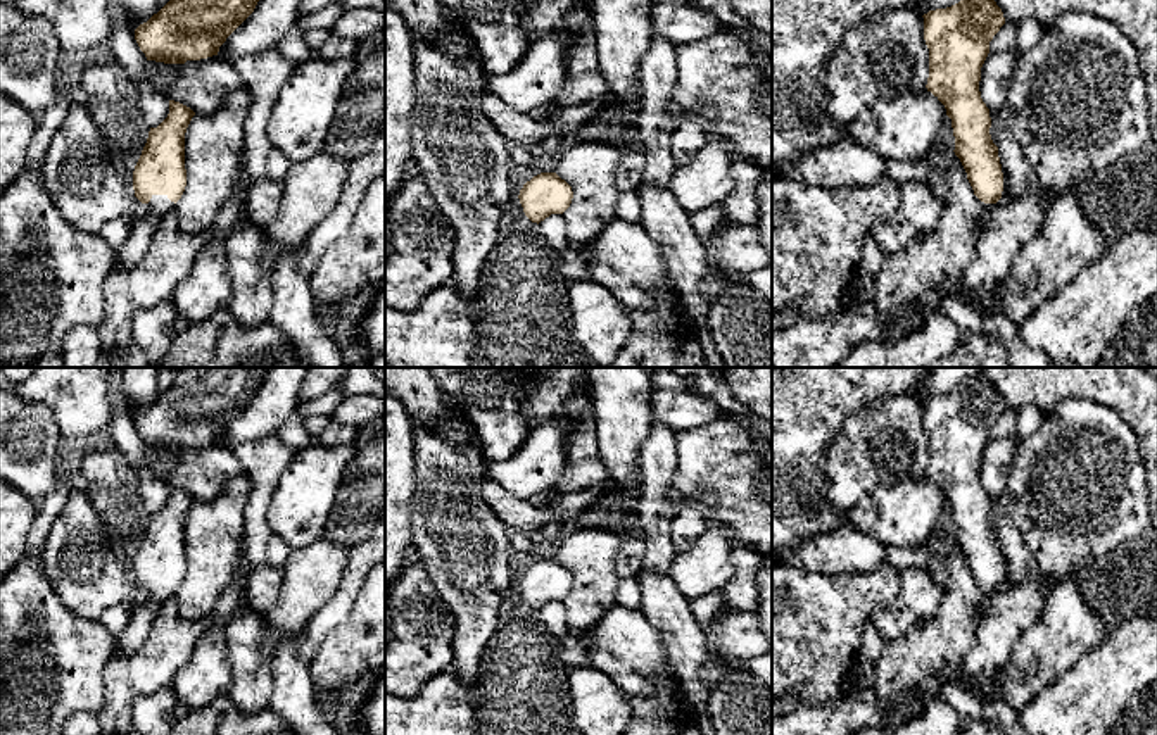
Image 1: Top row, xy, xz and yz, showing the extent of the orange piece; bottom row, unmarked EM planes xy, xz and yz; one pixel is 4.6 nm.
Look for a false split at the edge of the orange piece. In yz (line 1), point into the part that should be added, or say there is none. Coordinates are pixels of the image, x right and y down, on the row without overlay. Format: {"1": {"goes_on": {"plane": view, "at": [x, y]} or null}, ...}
{"1": {"goes_on": null}}

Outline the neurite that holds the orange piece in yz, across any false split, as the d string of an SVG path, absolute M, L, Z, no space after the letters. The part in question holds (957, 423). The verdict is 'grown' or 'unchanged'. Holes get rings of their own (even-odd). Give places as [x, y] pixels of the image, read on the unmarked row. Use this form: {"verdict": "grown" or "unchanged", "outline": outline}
{"verdict": "unchanged", "outline": "M984 373L958 390L929 397L924 404L924 426L929 435L931 478L946 495L960 545L974 581L996 590L1003 578L998 533L993 530L989 495L981 485L981 454L989 428L1005 404Z"}

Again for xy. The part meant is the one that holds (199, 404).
{"verdict": "unchanged", "outline": "M181 368L173 385L135 416L147 447L185 450L218 442L226 424L254 399L269 368Z"}

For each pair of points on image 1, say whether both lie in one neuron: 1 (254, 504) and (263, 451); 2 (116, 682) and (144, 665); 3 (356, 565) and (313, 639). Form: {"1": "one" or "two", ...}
{"1": "one", "2": "two", "3": "one"}

